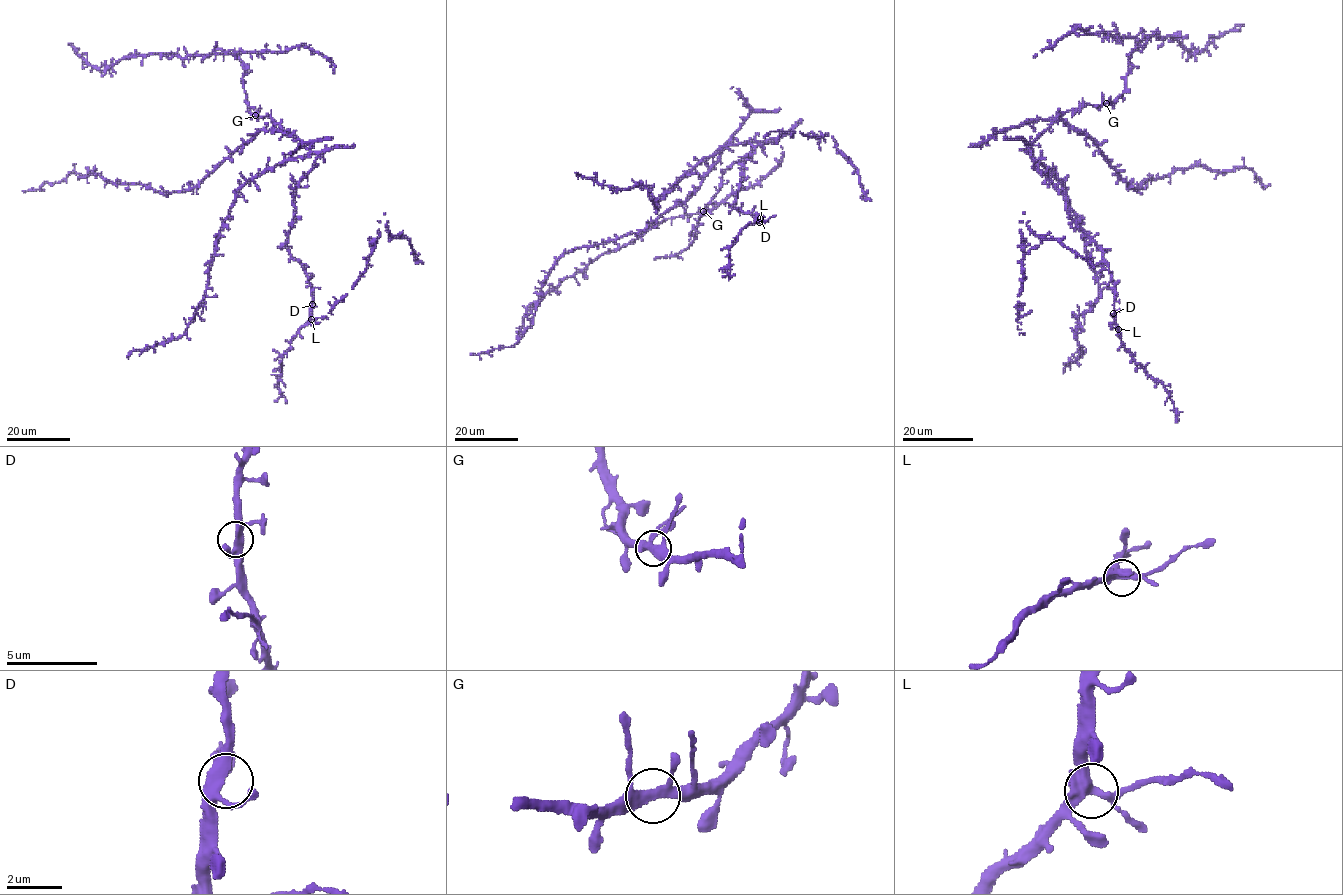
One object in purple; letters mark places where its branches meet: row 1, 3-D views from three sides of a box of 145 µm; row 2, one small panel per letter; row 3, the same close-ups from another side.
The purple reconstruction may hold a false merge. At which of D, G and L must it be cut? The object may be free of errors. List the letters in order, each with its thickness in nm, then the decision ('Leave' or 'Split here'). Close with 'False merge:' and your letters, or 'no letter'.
D: Thickness 360 nm. Leave
G: Thickness 320 nm. Leave
L: Thickness 360 nm. Split here
False merge: L

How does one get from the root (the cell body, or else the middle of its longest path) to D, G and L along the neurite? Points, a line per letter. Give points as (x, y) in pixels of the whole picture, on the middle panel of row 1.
D: (728, 166), (765, 142), (745, 159), (734, 201), (744, 212), (760, 218)
G: (728, 166), (720, 189), (703, 211)
L: (728, 166), (765, 142), (745, 159), (734, 201), (744, 212), (760, 219), (759, 222)

